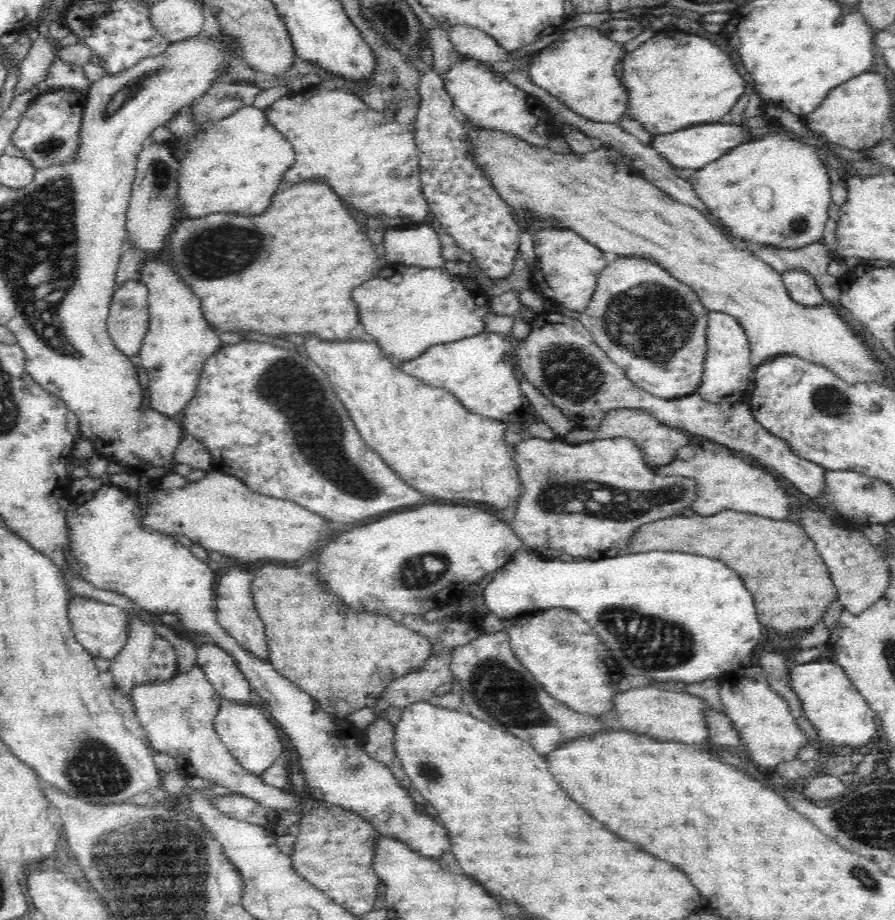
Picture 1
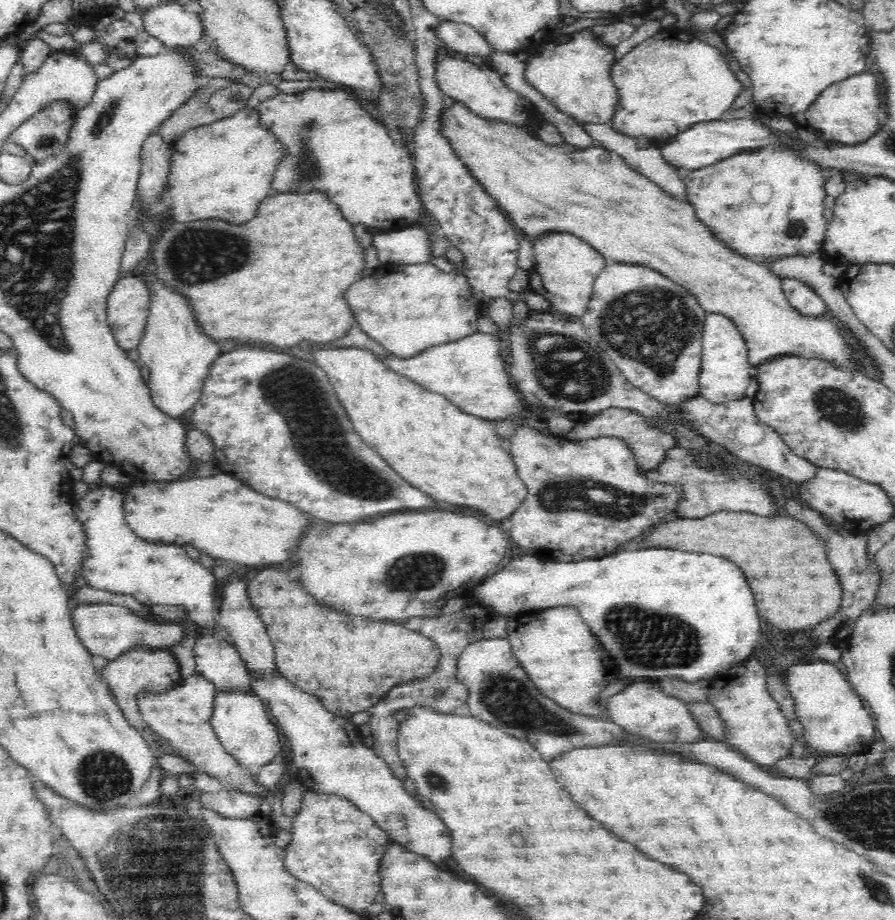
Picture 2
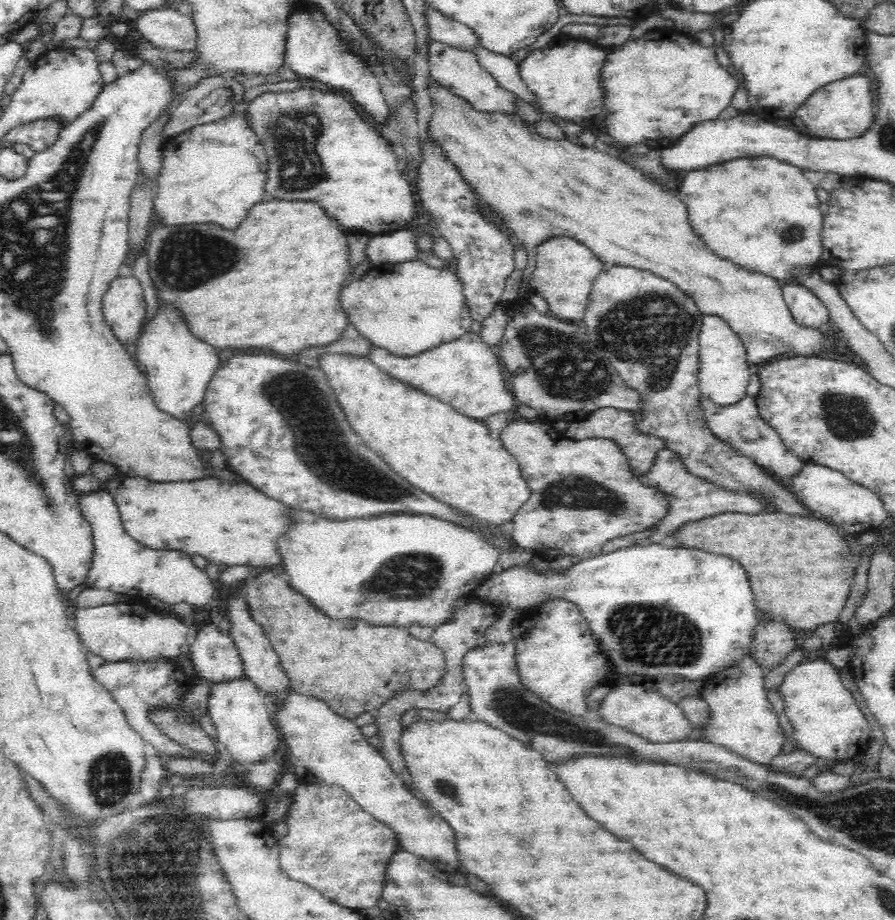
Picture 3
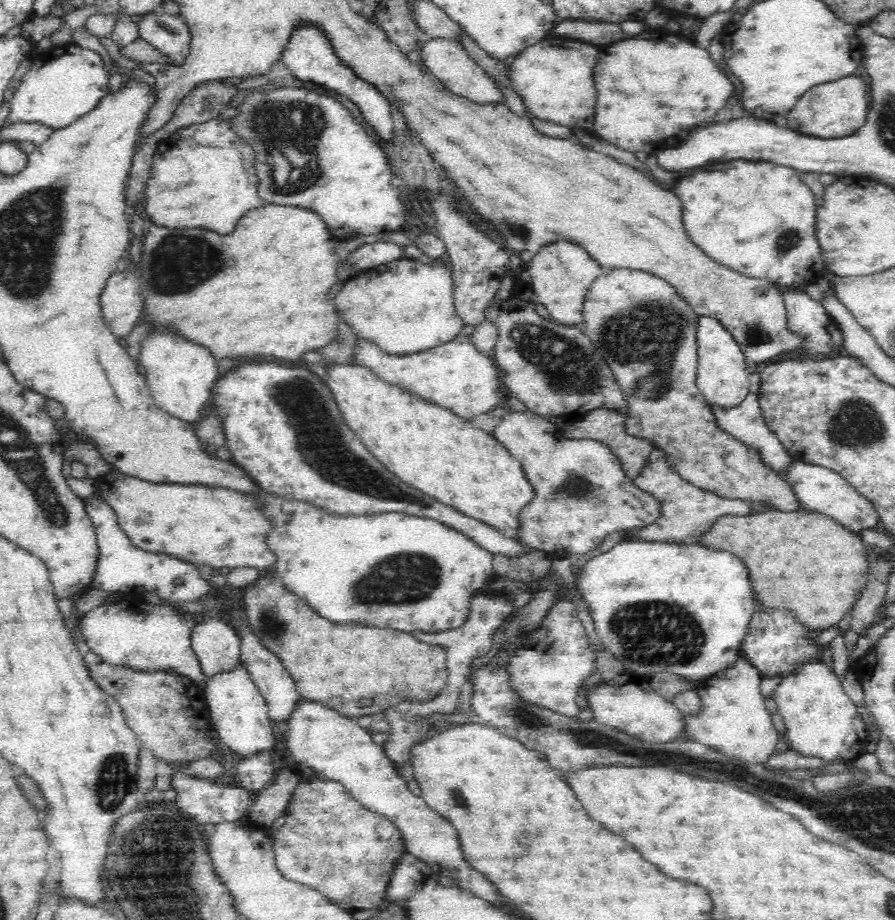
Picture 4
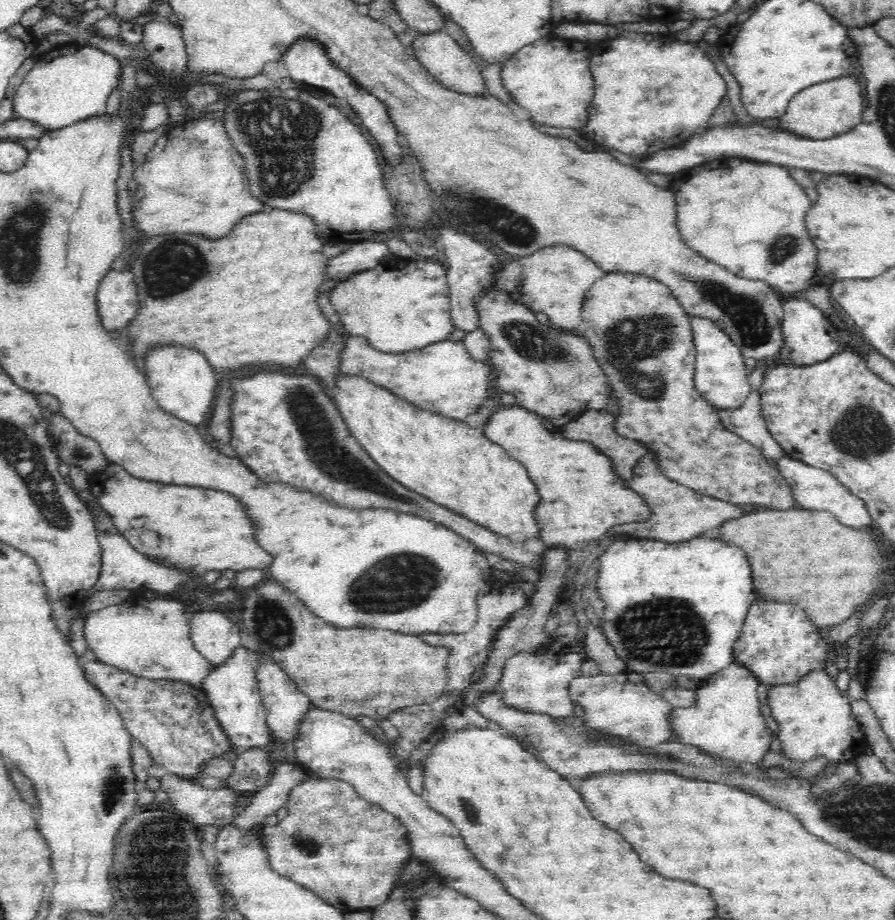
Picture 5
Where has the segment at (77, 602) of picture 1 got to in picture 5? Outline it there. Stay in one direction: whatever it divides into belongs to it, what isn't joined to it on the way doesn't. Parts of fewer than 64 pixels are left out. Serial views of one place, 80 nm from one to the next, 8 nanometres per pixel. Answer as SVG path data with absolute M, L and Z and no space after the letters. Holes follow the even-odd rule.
M140 598L140 600L128 600L128 602L114 604L98 611L88 611L85 616L83 634L87 647L95 652L100 662L152 680L160 680L160 678L184 680L196 689L202 690L203 680L212 670L206 657L194 648L189 621L189 615L184 610L184 606L176 600L142 600Z

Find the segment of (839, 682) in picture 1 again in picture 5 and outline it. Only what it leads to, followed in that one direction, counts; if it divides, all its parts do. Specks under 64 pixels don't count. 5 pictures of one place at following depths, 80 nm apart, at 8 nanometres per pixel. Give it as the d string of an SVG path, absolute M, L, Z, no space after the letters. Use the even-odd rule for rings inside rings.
M826 669L810 671L798 683L771 686L767 694L772 716L780 725L775 735L780 740L782 753L787 754L787 758L803 762L822 756L830 761L848 763L865 754L864 749L868 742L863 735L861 724L853 715L852 699L840 692Z

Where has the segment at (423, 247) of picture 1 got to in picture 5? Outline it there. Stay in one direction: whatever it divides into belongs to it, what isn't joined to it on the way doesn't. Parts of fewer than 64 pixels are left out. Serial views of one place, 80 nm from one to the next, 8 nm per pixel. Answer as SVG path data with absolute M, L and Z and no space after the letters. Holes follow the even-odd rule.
M366 240L353 242L348 250L328 261L326 288L330 286L330 278L334 276L345 279L349 275L376 268L380 263L392 258L396 259L384 242Z

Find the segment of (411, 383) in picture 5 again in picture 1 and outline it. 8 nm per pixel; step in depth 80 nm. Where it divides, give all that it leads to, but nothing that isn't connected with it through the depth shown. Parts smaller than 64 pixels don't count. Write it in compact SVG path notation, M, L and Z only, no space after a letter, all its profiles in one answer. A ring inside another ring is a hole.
M485 331L478 336L434 345L418 358L399 365L402 371L426 384L450 391L470 412L506 423L512 414L522 410L525 398L520 390L520 377L512 376L519 374L517 368L512 368L512 362L506 360L506 356L515 354L506 335Z

